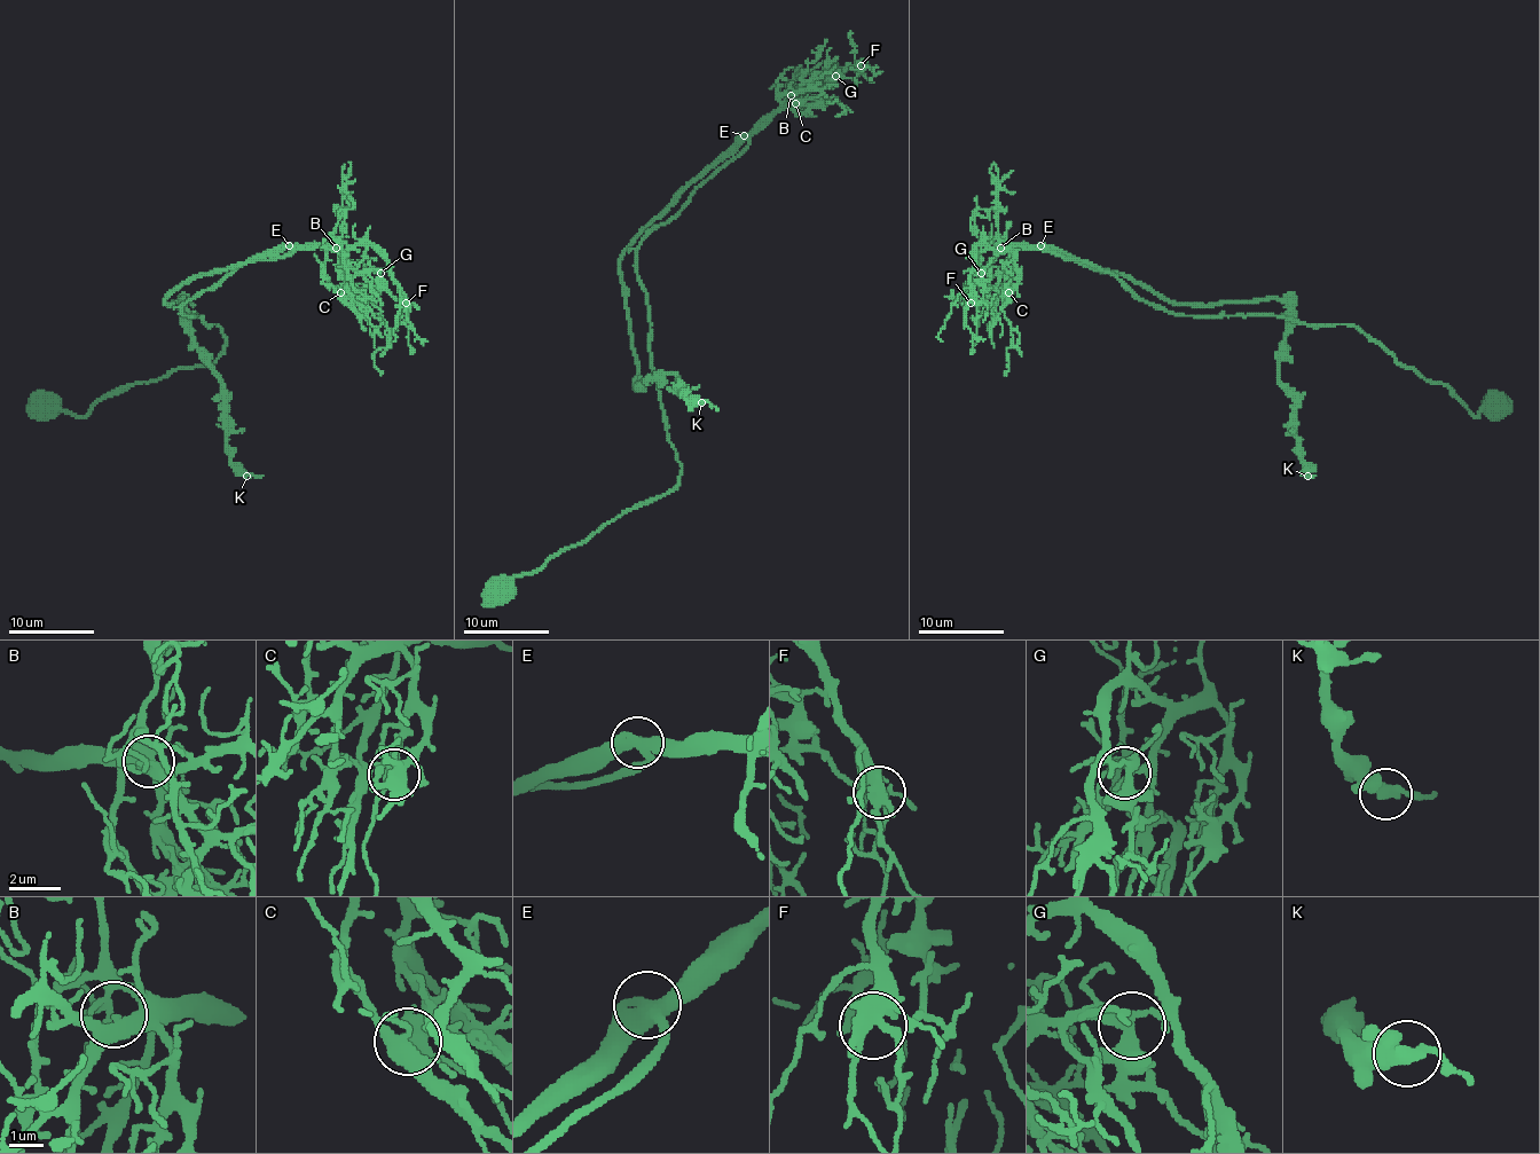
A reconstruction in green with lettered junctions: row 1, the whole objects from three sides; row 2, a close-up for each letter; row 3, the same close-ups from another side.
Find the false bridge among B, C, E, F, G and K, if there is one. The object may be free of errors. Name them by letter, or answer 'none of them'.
none of them

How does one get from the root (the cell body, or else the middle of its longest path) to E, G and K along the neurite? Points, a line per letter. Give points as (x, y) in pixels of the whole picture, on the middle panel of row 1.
E: (499, 589), (677, 483), (682, 464), (669, 440), (652, 370), (647, 293), (637, 274), (637, 249), (744, 135)
G: (499, 589), (677, 483), (682, 464), (652, 370), (637, 249), (801, 88), (835, 76)
K: (499, 589), (677, 483), (637, 249), (697, 178), (622, 254), (620, 282), (637, 378), (674, 374), (701, 402)

